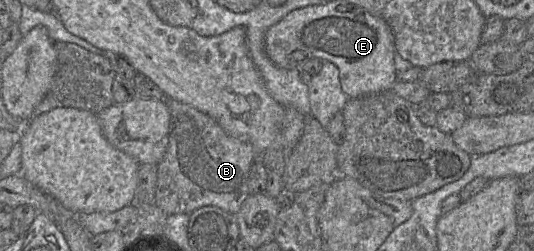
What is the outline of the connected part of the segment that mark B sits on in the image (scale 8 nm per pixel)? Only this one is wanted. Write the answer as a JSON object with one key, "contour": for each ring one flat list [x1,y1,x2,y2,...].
{"contour":[[165,98,170,112,168,145,164,157,157,164,156,204,167,216,186,213,203,206,216,206,236,214,243,201,250,195,247,177,250,166,258,156,253,146,228,135,220,125,207,114,180,101]]}

